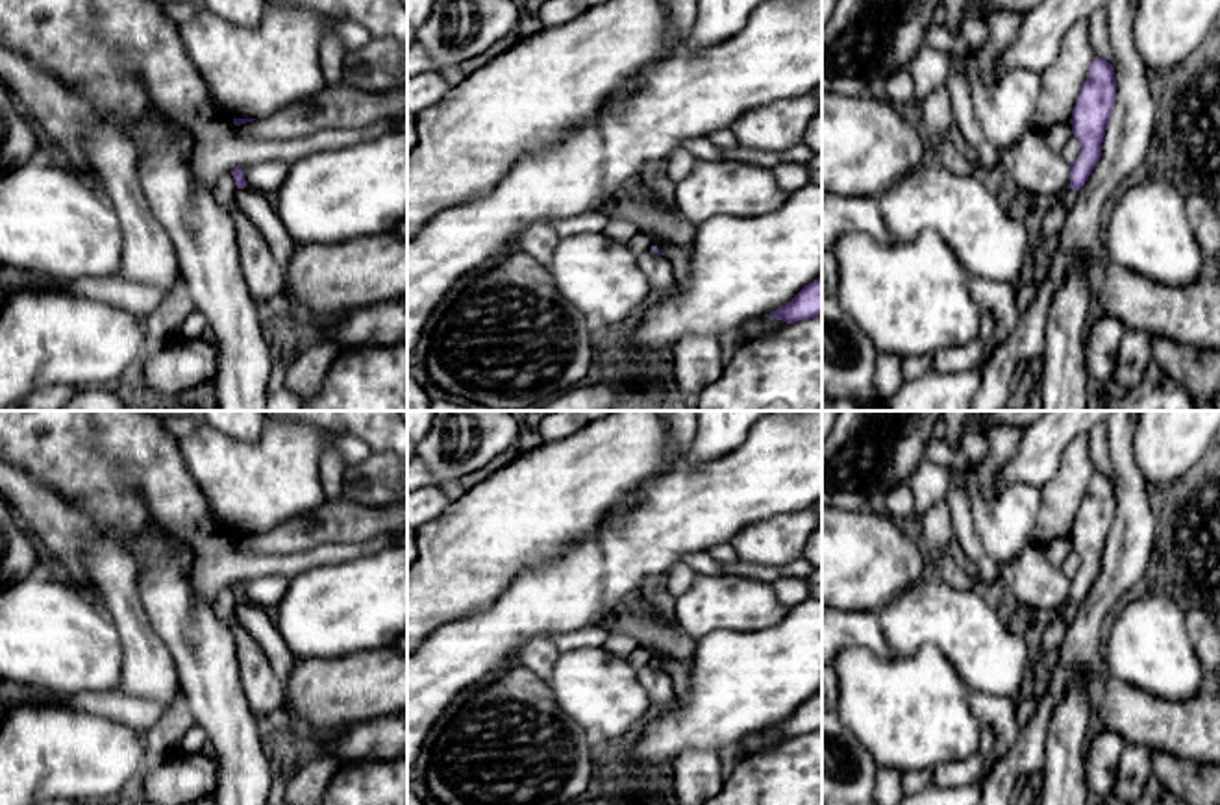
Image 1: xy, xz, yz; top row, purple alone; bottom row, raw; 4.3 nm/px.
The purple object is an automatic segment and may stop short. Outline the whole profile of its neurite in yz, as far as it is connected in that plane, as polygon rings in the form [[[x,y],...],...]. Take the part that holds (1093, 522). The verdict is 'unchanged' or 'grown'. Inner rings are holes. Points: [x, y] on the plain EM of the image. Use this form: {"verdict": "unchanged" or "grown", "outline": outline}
{"verdict": "grown", "outline": [[[1094,472],[1087,494],[1072,524],[1072,548],[1079,555],[1079,572],[1070,579],[1070,600],[1063,609],[1064,624],[1076,618],[1077,605],[1085,600],[1102,570],[1102,557],[1116,514],[1114,483],[1103,472]]]}

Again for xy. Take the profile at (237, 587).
{"verdict": "grown", "outline": [[[237,579],[231,585],[231,590],[237,600],[237,618],[244,629],[254,637],[261,646],[270,668],[285,683],[289,670],[294,664],[294,655],[291,653],[287,642],[274,625],[272,613],[250,603],[243,592],[243,579]]]}

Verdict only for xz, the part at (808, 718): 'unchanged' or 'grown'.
unchanged

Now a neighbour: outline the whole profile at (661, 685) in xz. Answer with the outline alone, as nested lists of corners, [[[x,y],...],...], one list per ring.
[[[648,664],[637,672],[637,679],[652,700],[654,711],[666,709],[678,700],[681,681],[676,672]]]

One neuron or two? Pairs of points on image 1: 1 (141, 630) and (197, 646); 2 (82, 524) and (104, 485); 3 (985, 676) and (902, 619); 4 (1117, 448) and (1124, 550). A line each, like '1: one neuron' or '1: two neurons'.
1: two neurons
2: two neurons
3: one neuron
4: one neuron

